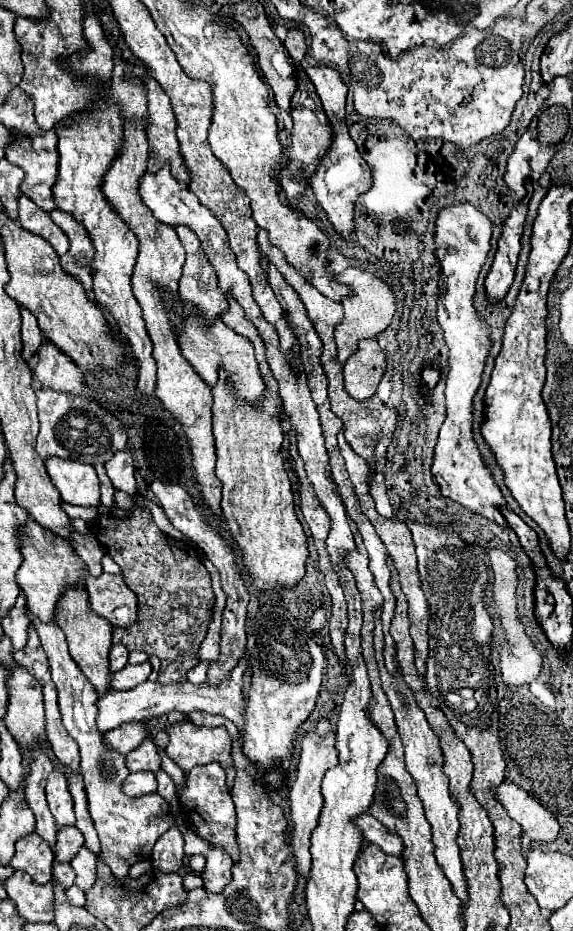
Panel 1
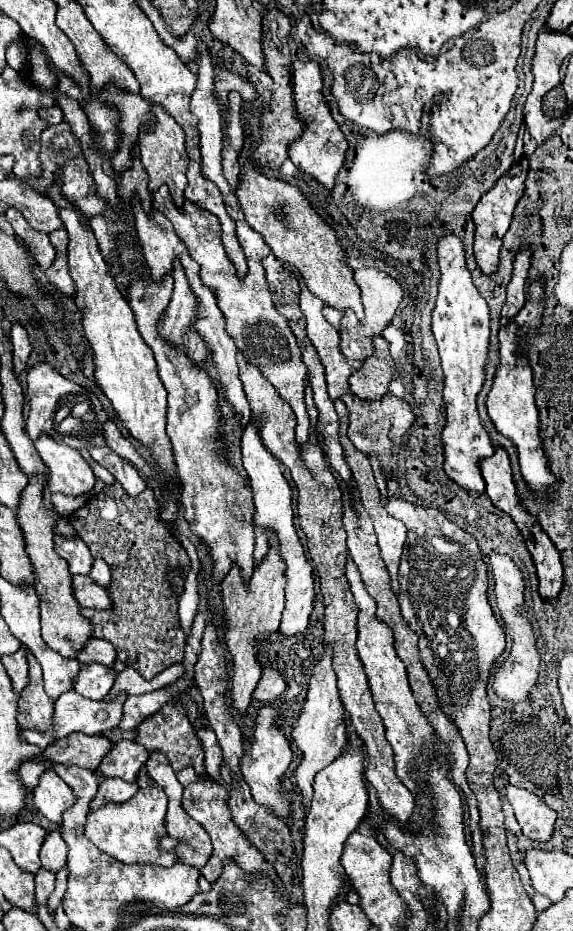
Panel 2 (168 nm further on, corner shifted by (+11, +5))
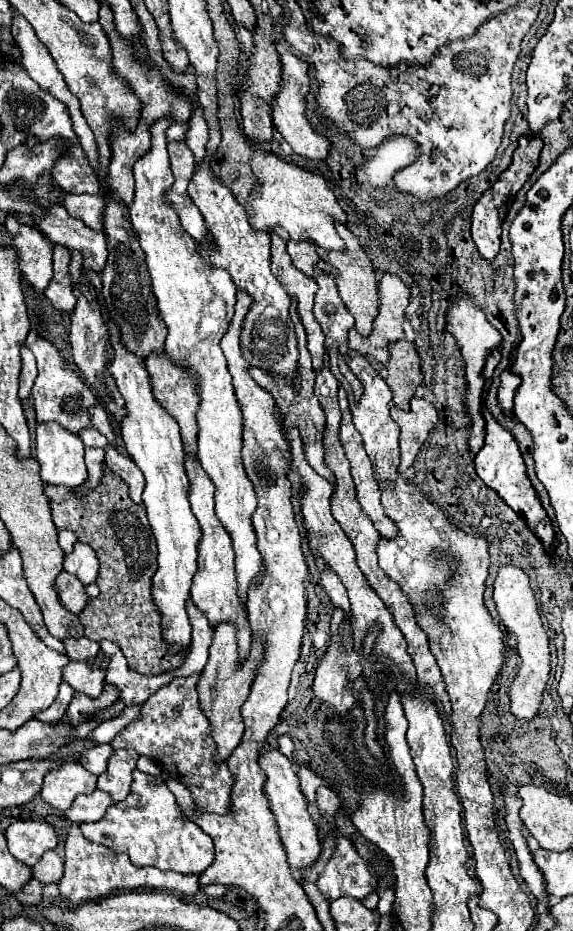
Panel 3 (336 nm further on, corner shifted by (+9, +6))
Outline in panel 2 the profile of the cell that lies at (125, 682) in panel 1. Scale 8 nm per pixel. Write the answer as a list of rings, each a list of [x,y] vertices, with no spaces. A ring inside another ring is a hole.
[[[104,664],[82,666],[74,678],[74,690],[88,700],[104,700],[114,686],[116,672]]]

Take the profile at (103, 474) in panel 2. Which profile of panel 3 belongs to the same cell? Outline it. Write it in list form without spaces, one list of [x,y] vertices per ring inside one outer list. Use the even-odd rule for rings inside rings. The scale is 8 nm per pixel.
[[[86,449],[86,467],[88,467],[88,479],[80,487],[74,489],[74,493],[88,493],[102,481],[102,463],[104,463],[104,449]]]

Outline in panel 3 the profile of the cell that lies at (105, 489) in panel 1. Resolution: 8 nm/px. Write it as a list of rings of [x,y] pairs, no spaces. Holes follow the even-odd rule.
[[[93,426],[80,431],[79,436],[86,447],[104,448],[108,445],[106,437]]]

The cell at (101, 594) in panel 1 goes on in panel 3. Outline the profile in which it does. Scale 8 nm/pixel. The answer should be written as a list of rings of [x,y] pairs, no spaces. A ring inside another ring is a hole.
[[[66,571],[58,577],[56,591],[58,591],[58,597],[60,597],[62,605],[66,609],[70,609],[72,613],[80,613],[88,603],[88,595],[86,595],[86,589],[84,589],[82,581],[78,581],[78,577],[74,577]]]

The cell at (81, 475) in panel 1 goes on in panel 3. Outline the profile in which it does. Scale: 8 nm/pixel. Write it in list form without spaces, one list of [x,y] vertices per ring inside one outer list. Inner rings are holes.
[[[48,421],[38,425],[36,429],[36,459],[40,463],[40,477],[48,485],[64,485],[78,487],[88,479],[84,465],[84,443],[78,435],[66,431],[56,421]]]

